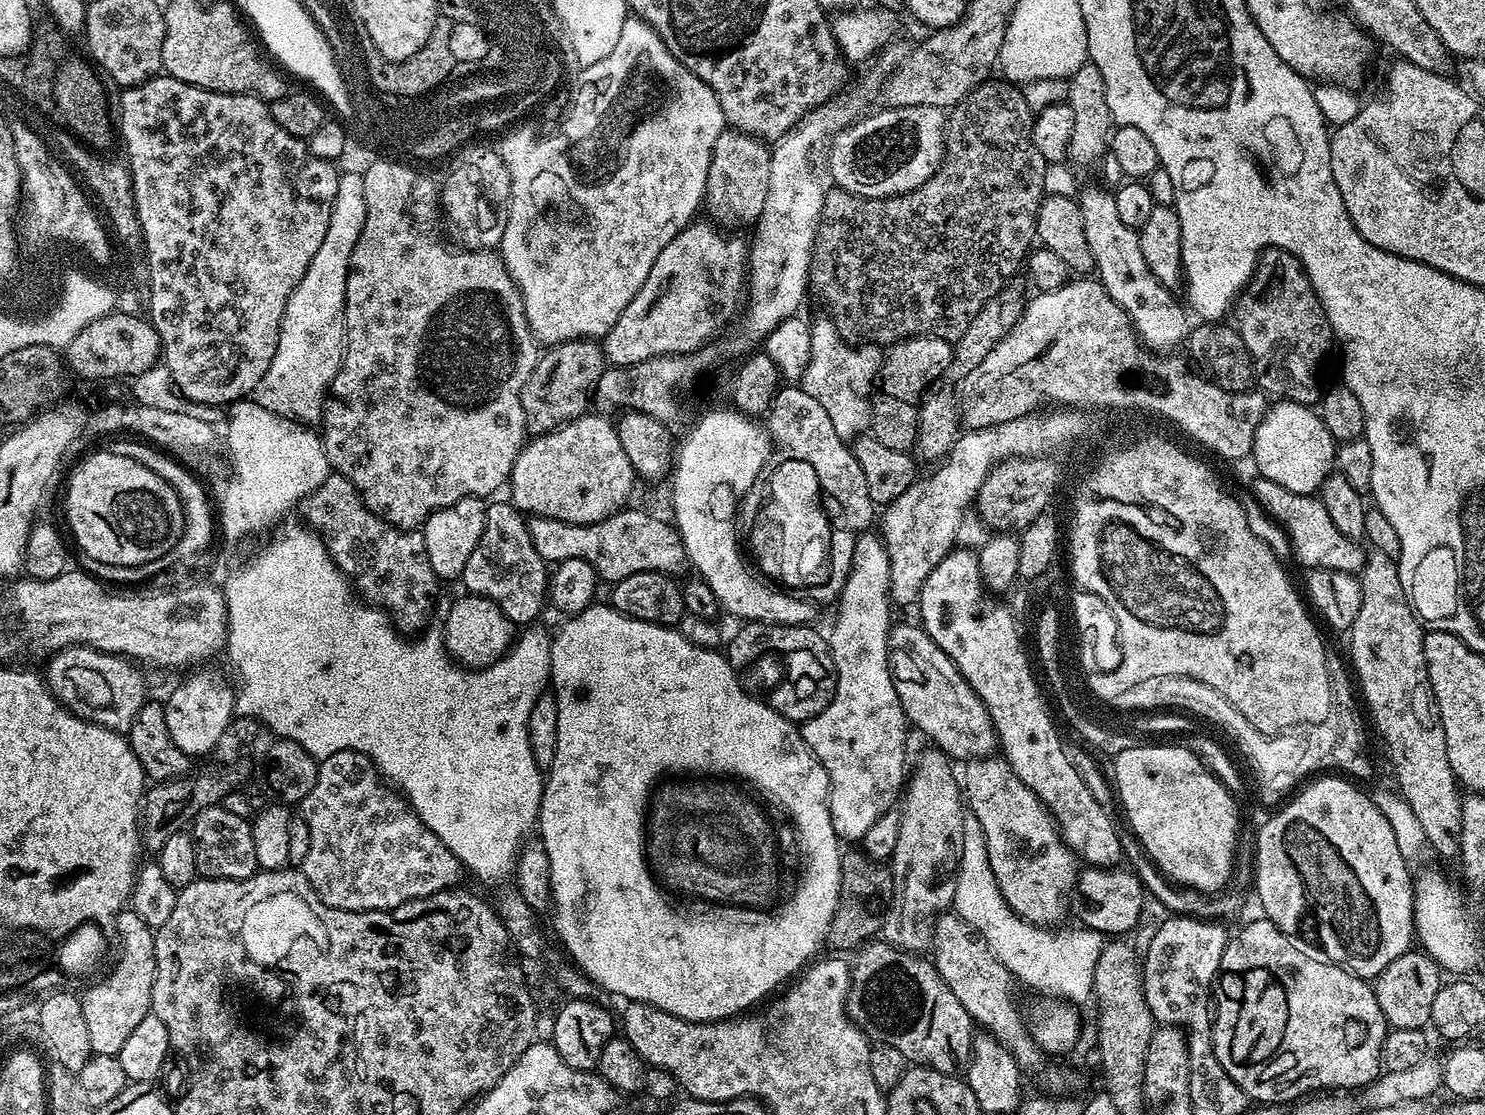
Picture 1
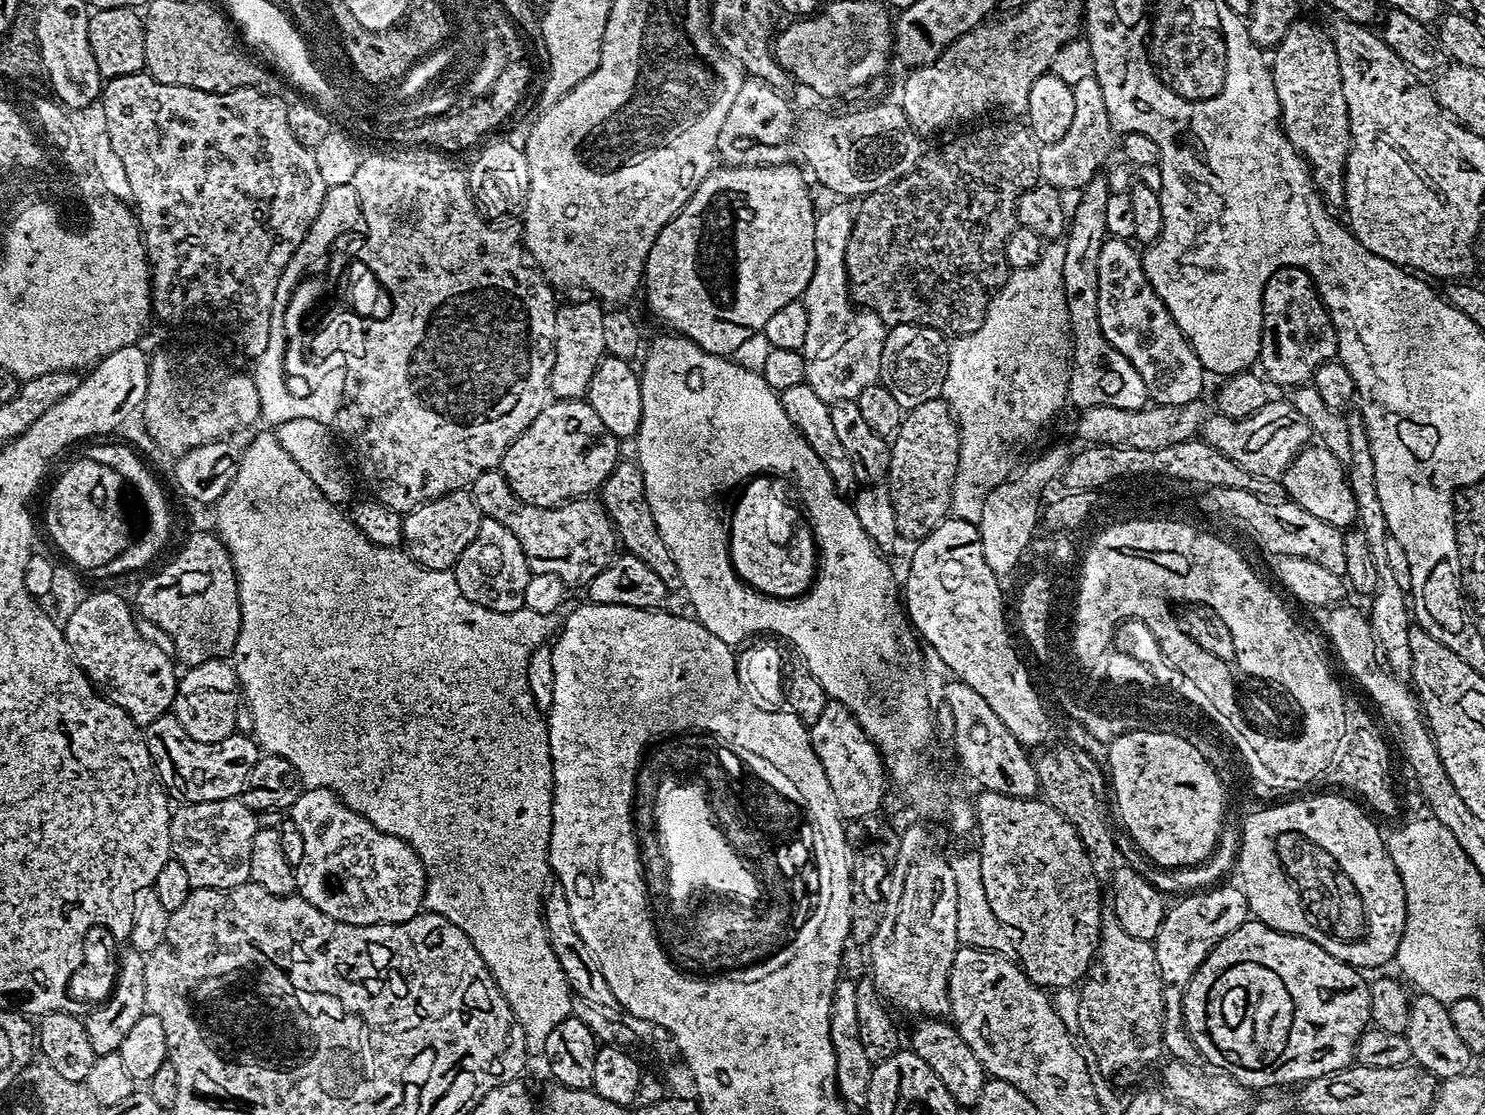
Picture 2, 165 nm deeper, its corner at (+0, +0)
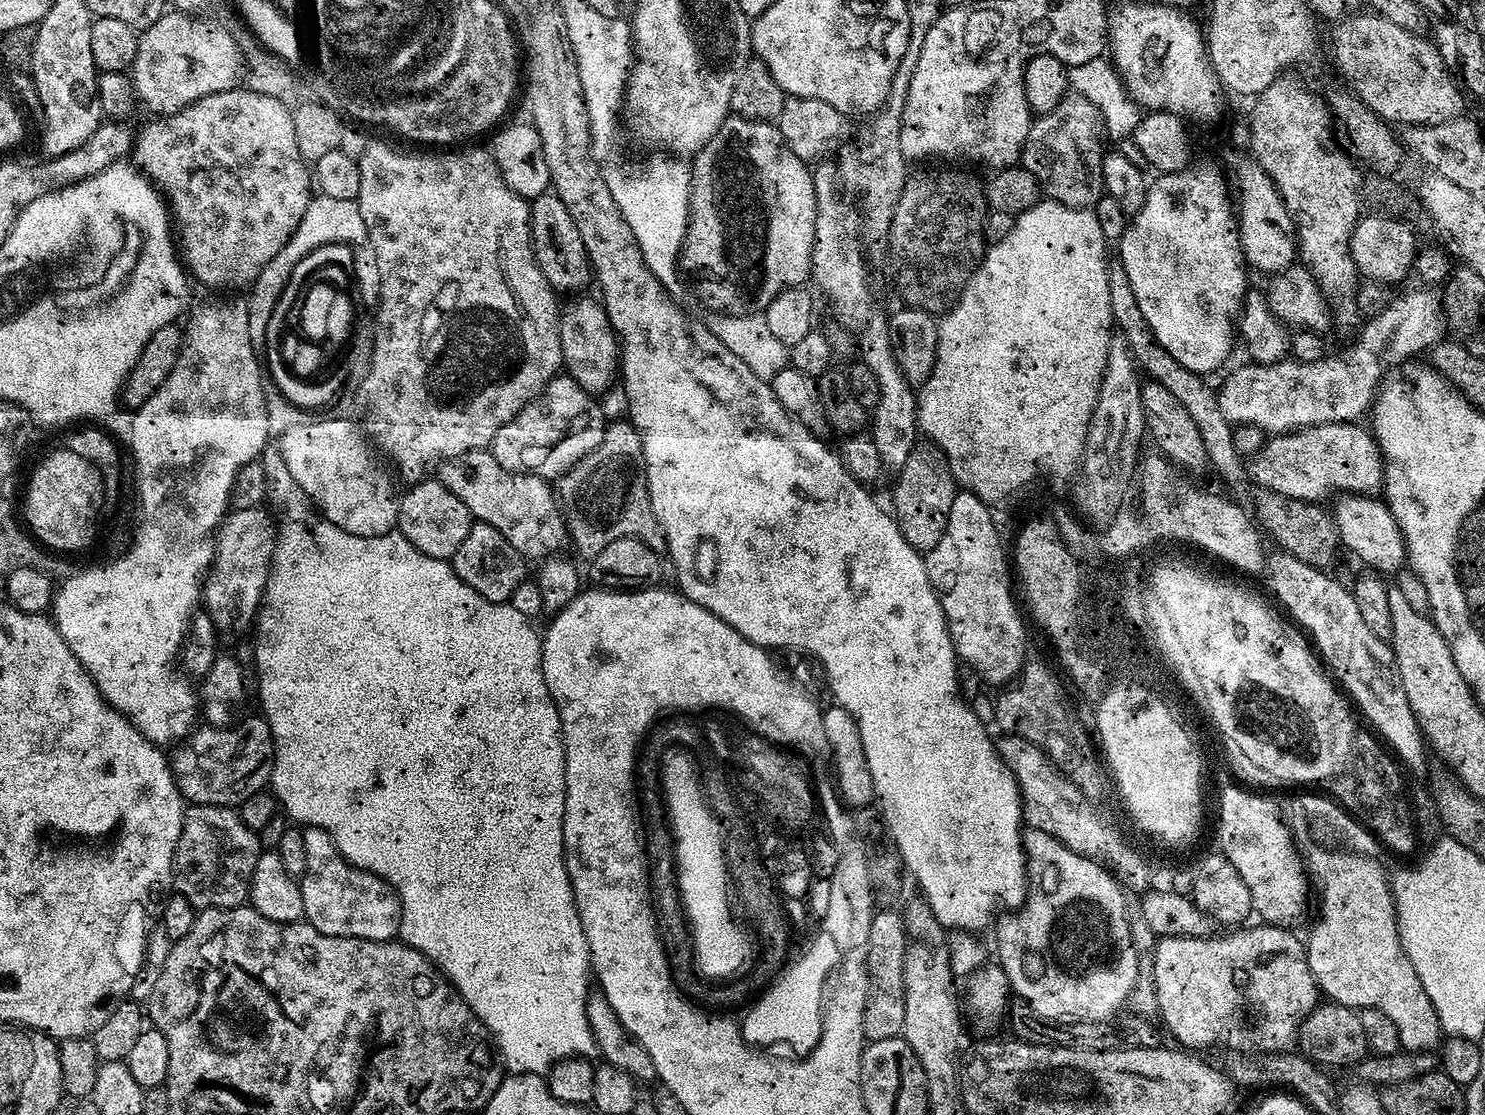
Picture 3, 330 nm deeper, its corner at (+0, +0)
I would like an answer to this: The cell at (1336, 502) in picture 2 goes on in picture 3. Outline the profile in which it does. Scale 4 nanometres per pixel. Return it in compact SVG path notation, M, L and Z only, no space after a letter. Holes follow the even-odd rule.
M1344 494L1336 504L1334 523L1336 534L1341 545L1344 544L1360 560L1365 560L1369 569L1381 574L1394 574L1405 567L1406 549L1404 547L1404 535L1400 533L1400 527L1392 517L1387 503L1373 498L1368 494Z

